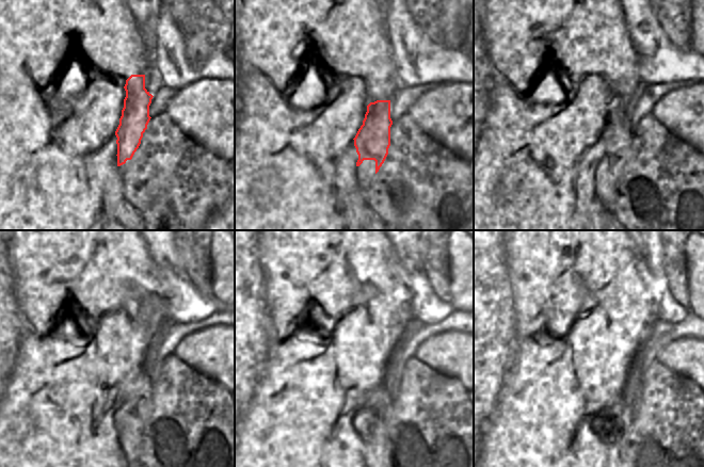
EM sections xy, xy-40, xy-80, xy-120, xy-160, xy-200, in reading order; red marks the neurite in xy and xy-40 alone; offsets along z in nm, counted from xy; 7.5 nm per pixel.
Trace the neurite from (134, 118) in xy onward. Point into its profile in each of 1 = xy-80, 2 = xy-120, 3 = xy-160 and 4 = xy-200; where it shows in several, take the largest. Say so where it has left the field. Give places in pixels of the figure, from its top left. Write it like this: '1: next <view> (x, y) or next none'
1: next xy-80 (612, 145)
2: next xy-120 (136, 389)
3: next xy-160 (371, 434)
4: next xy-200 (612, 434)

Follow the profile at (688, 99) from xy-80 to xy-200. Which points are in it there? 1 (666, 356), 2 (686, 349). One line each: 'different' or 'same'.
1: same
2: same

